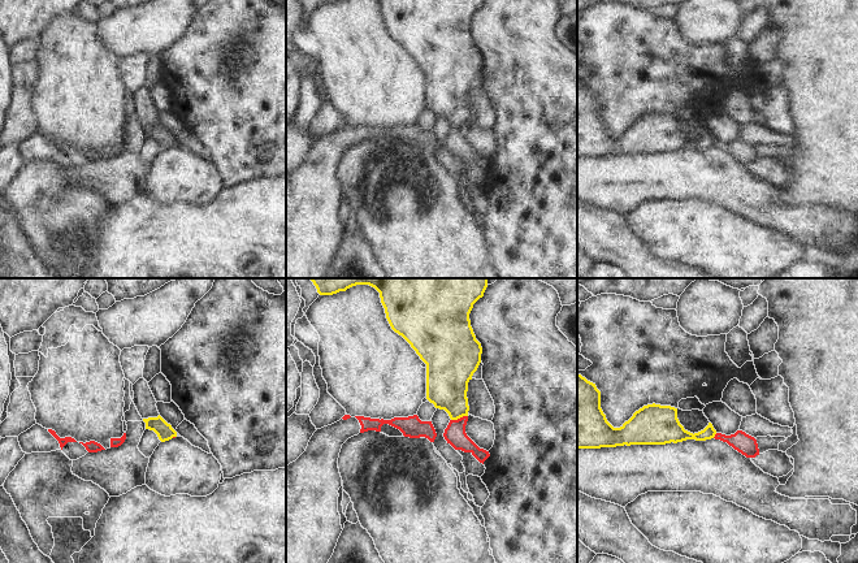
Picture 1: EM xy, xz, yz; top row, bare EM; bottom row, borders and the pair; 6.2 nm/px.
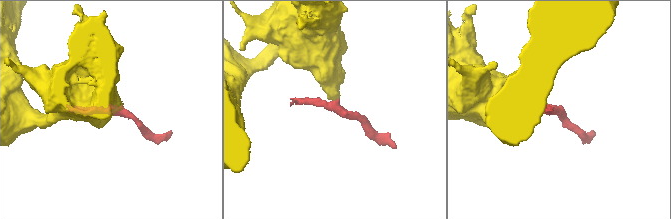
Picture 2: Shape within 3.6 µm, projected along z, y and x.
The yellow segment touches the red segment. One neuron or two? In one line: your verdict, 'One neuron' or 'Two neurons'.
Two neurons.

